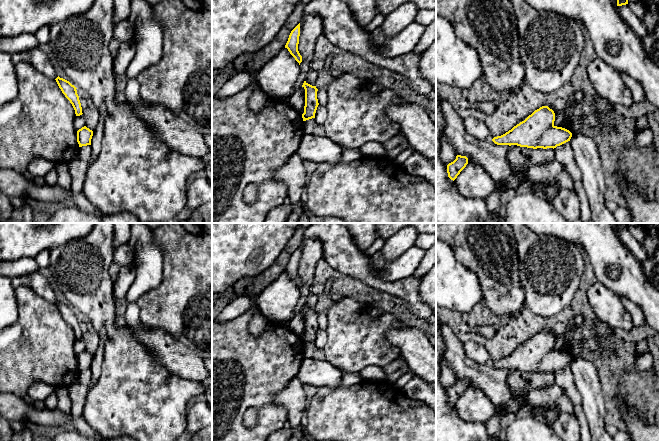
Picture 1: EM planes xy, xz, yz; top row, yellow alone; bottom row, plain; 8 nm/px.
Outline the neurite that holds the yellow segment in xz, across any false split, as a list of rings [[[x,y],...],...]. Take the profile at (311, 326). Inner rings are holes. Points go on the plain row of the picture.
[[[304,305],[302,311],[305,313],[305,330],[304,337],[302,338],[303,345],[315,342],[315,337],[319,329],[317,323],[316,310],[312,310]]]

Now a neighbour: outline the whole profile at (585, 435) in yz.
[[[579,404],[579,405],[573,406],[573,412],[580,424],[580,441],[592,441],[589,423],[584,414],[582,405]]]

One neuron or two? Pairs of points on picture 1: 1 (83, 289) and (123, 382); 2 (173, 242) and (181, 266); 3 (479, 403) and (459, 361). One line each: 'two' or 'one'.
1: one
2: one
3: two

